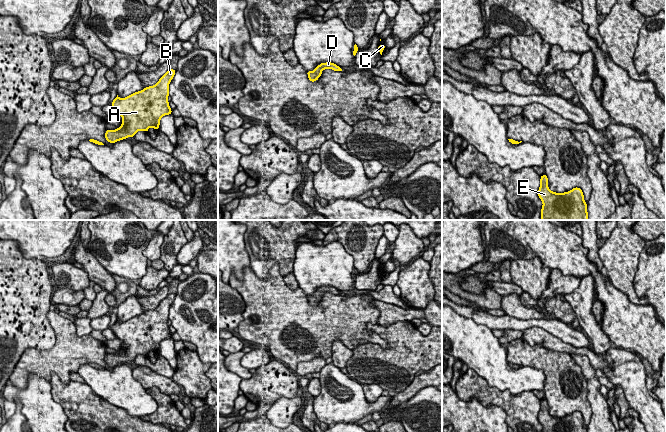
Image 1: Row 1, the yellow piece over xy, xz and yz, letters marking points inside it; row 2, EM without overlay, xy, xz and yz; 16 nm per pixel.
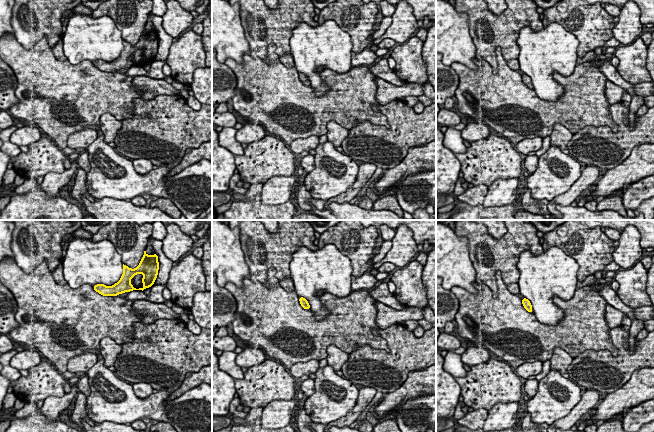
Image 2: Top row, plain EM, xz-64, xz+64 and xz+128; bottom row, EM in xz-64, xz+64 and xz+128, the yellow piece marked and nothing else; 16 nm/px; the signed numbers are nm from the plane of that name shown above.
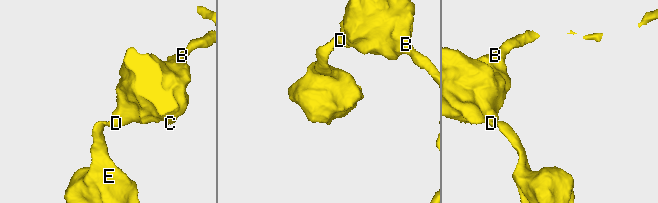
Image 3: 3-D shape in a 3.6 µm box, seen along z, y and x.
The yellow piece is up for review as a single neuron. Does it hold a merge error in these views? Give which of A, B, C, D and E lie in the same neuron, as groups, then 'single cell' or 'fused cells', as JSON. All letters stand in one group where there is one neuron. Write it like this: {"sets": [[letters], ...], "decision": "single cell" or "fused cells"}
{"sets": [["A", "B", "C", "D", "E"]], "decision": "single cell"}

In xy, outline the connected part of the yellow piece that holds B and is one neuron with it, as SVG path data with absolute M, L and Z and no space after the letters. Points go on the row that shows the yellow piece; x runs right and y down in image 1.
M168 70L154 86L145 87L125 98L117 97L111 106L123 120L119 128L106 130L105 138L115 143L128 137L134 137L138 131L148 132L150 127L159 130L160 119L172 114L169 106L169 84L176 70Z

